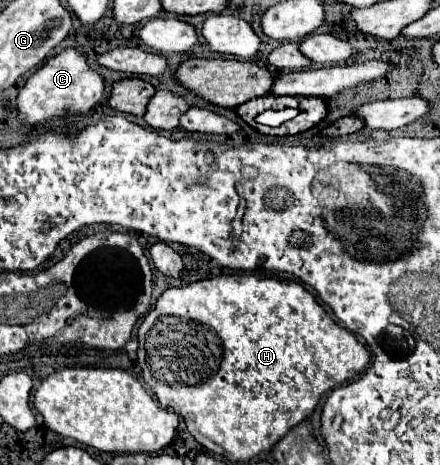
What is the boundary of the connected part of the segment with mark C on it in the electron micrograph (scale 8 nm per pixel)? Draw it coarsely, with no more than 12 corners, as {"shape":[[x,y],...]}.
{"shape":[[88,53],[48,59],[18,95],[20,121],[88,113],[104,77]]}

